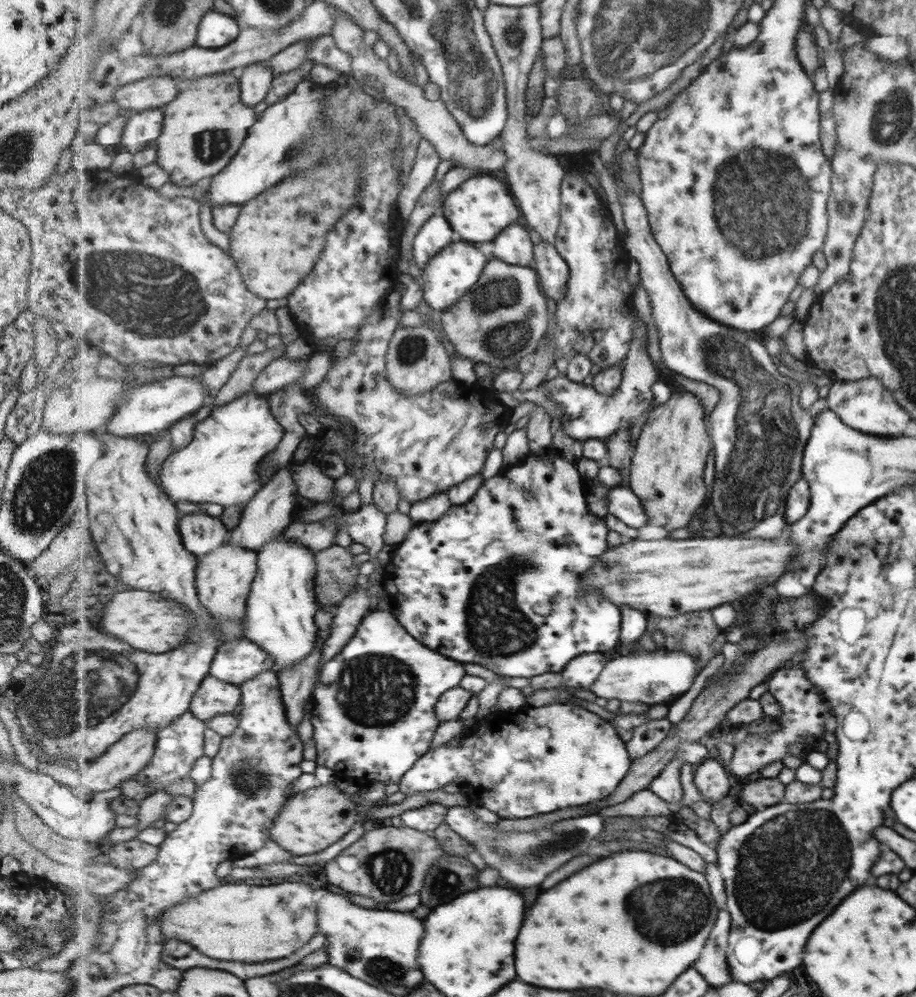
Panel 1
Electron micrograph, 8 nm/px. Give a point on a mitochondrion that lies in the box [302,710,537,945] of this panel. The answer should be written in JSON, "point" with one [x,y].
{"point":[393,865]}

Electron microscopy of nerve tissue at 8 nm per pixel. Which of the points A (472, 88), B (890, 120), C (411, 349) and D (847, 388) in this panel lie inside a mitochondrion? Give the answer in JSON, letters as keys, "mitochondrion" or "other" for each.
{"A":"mitochondrion","B":"mitochondrion","C":"mitochondrion","D":"other"}

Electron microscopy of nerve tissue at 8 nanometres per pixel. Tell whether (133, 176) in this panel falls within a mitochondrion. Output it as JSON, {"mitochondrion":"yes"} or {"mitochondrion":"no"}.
{"mitochondrion":"no"}

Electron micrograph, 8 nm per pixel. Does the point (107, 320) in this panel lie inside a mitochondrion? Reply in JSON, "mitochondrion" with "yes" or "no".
{"mitochondrion":"yes"}

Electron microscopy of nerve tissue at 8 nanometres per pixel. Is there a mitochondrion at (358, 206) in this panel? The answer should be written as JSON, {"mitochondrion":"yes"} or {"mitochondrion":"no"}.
{"mitochondrion":"no"}

